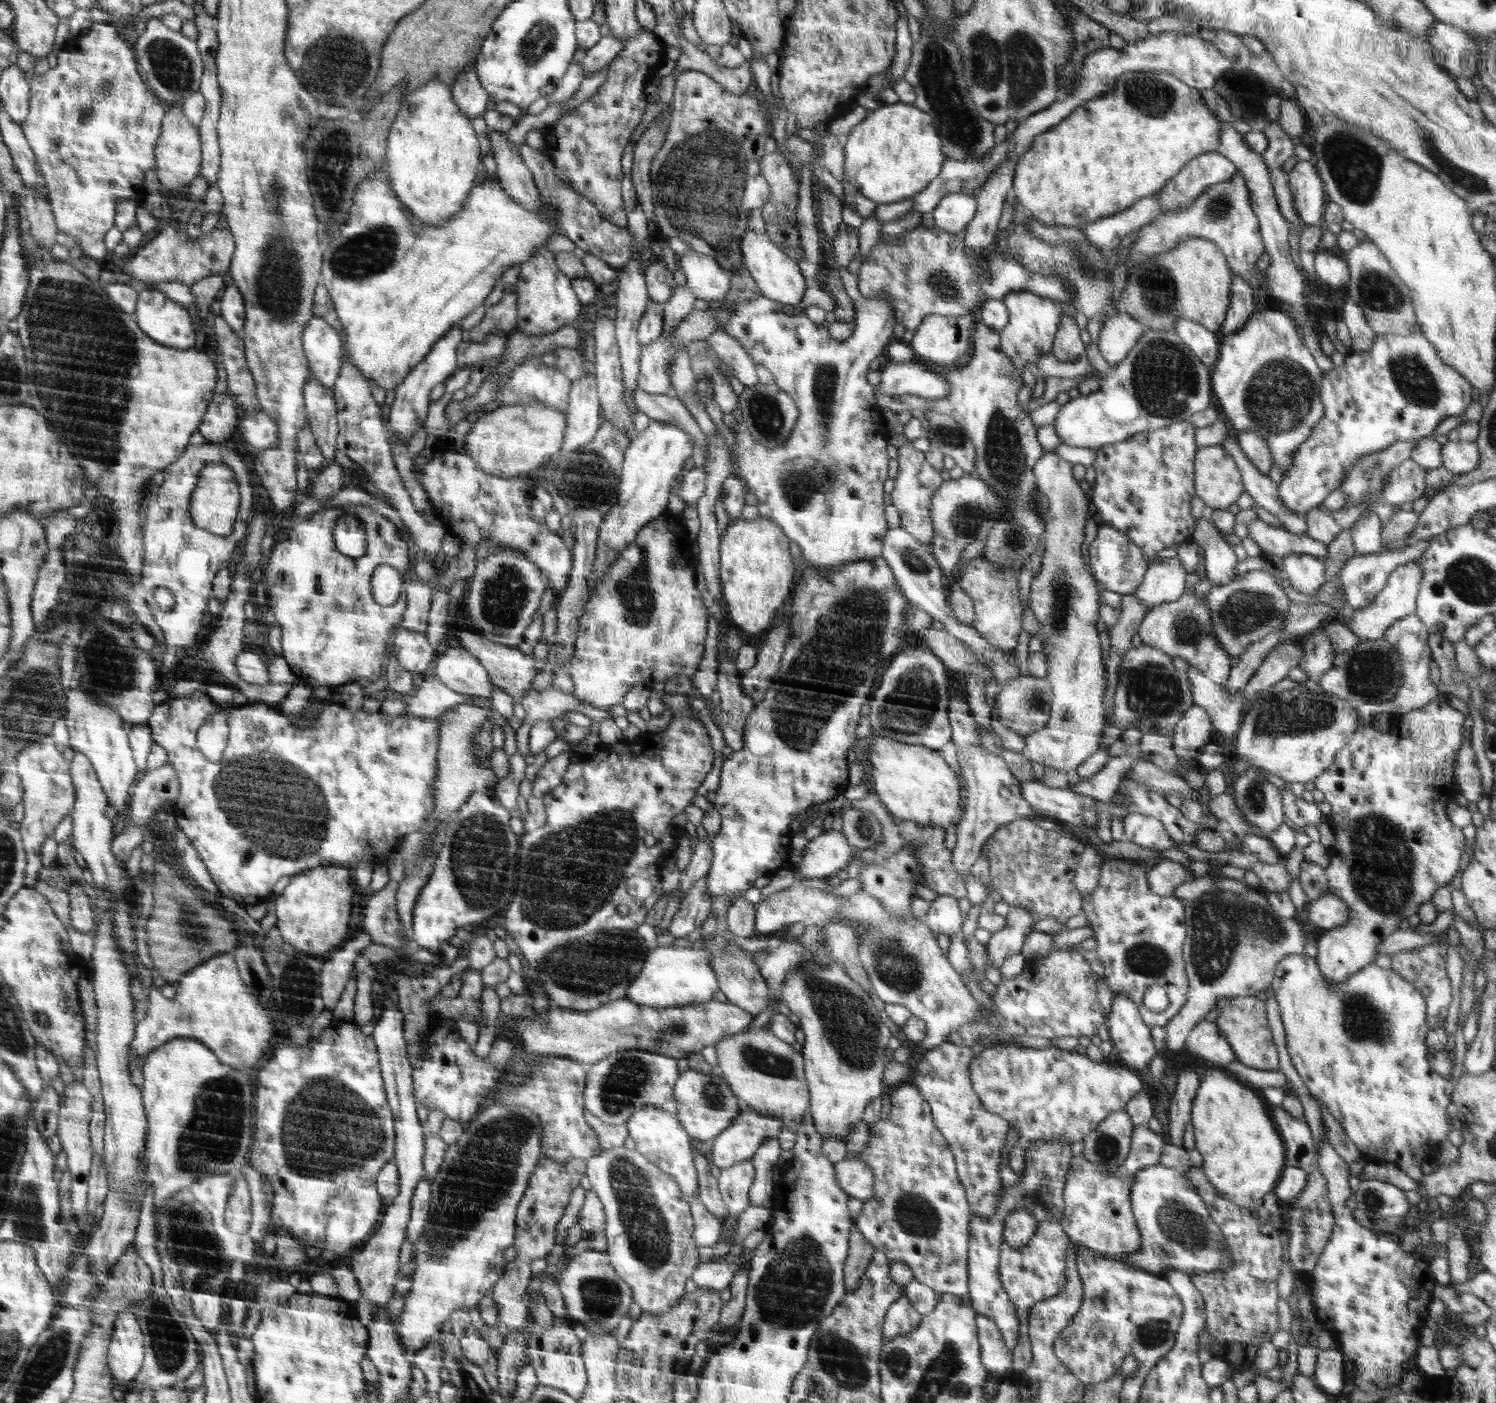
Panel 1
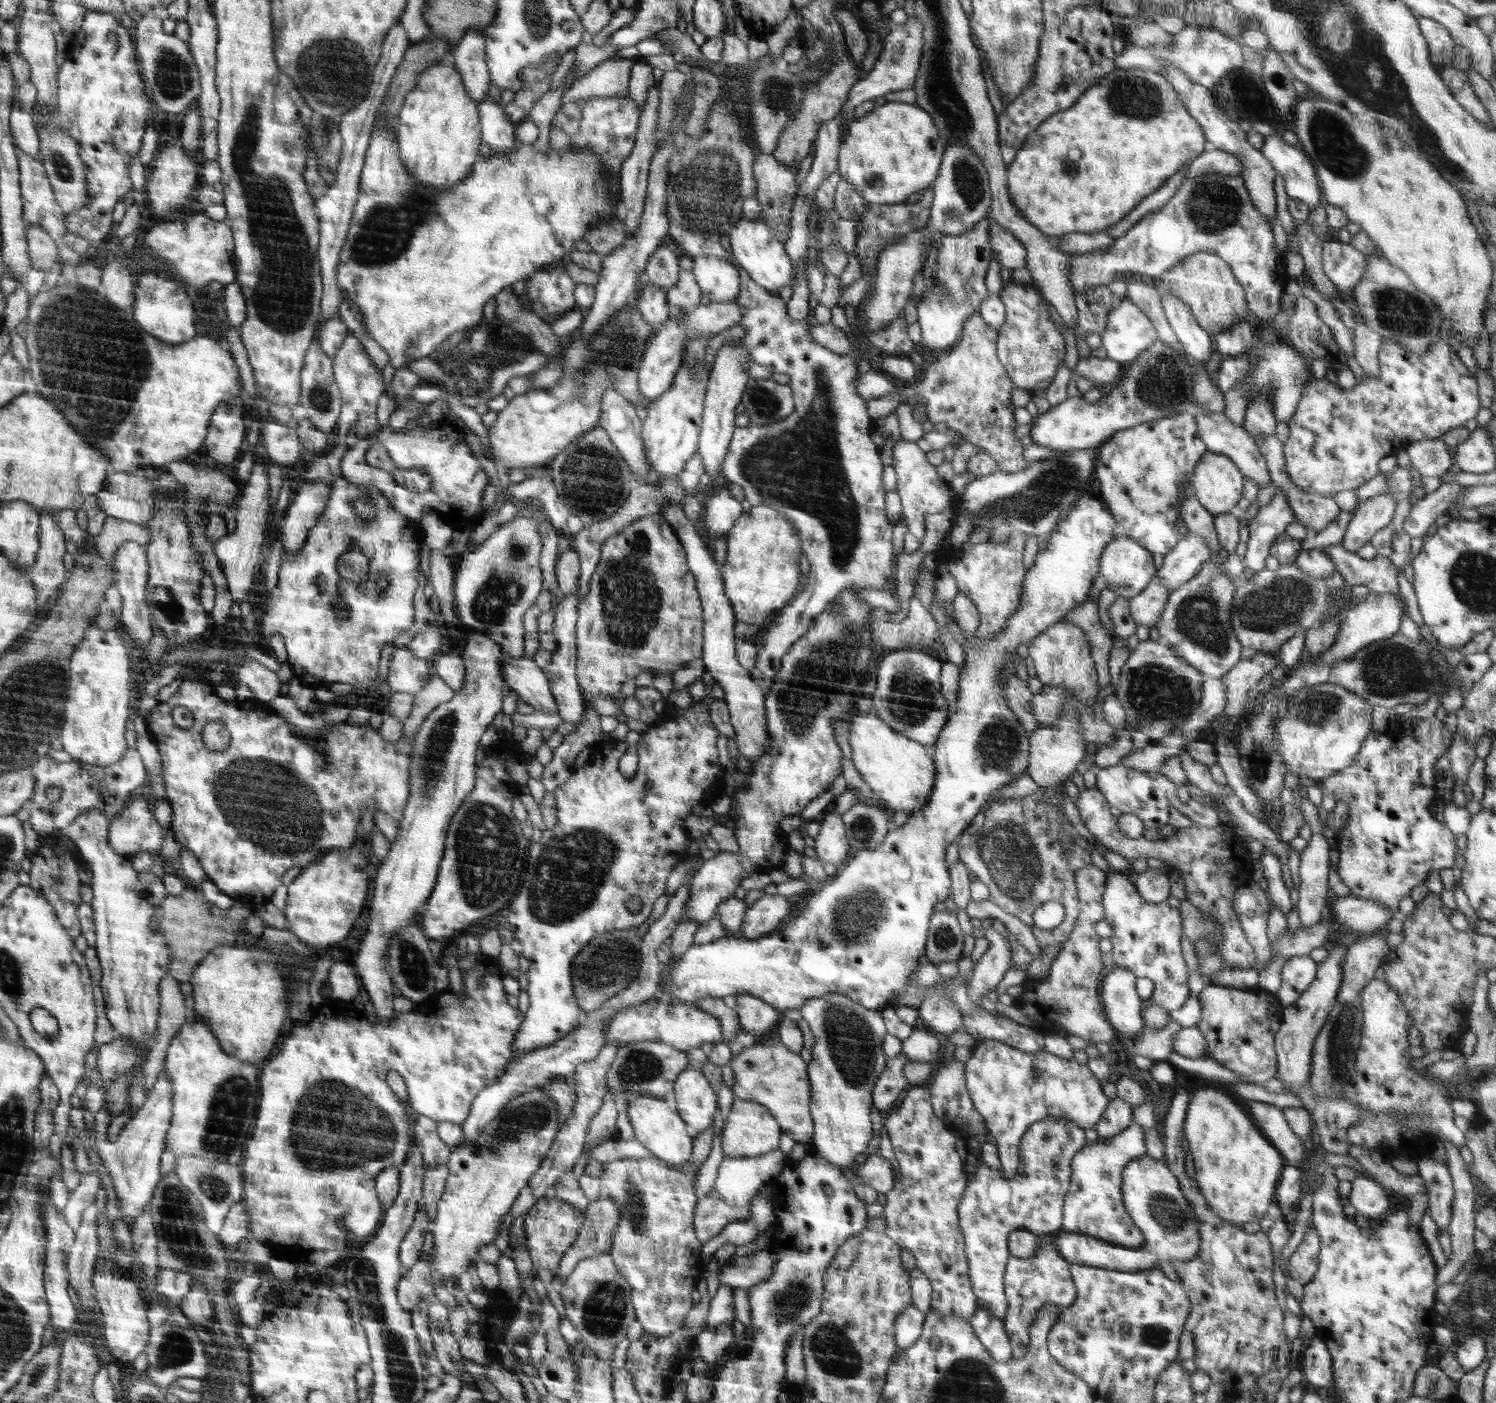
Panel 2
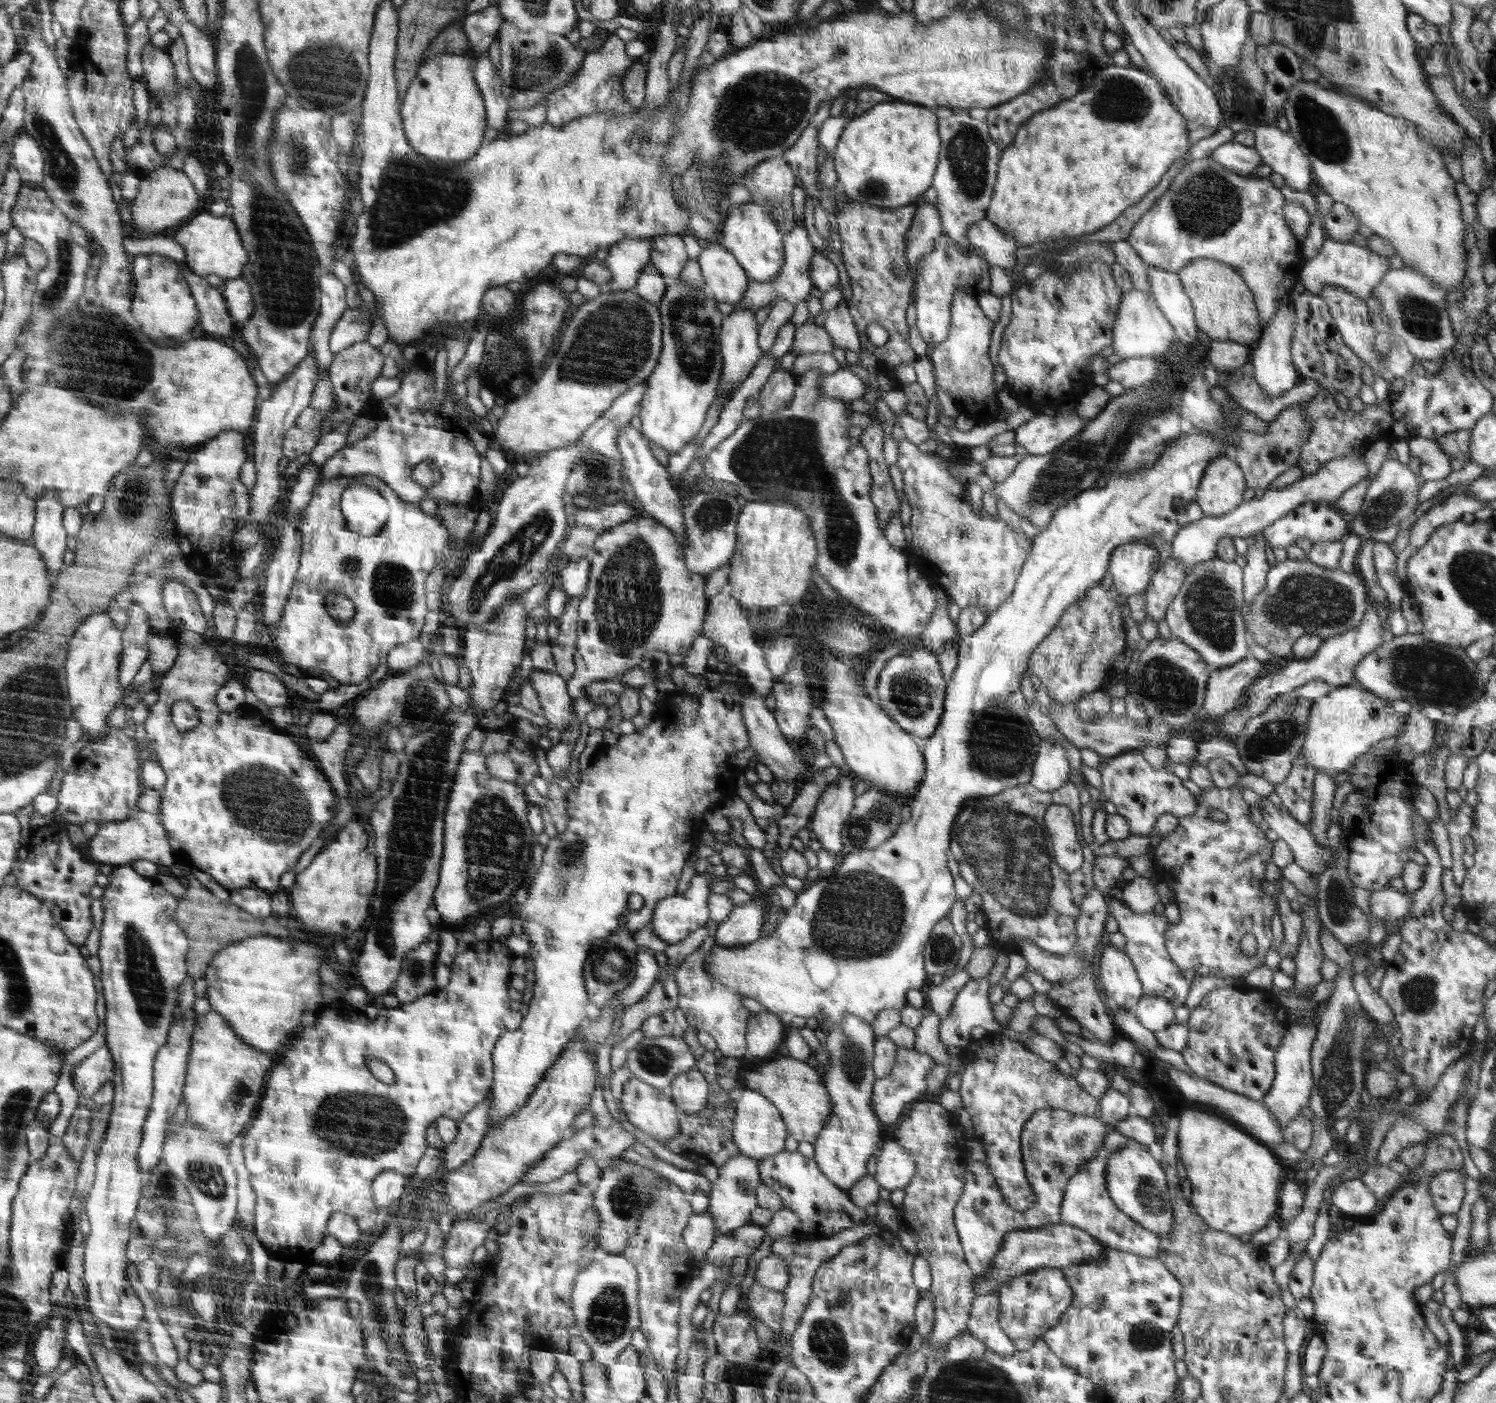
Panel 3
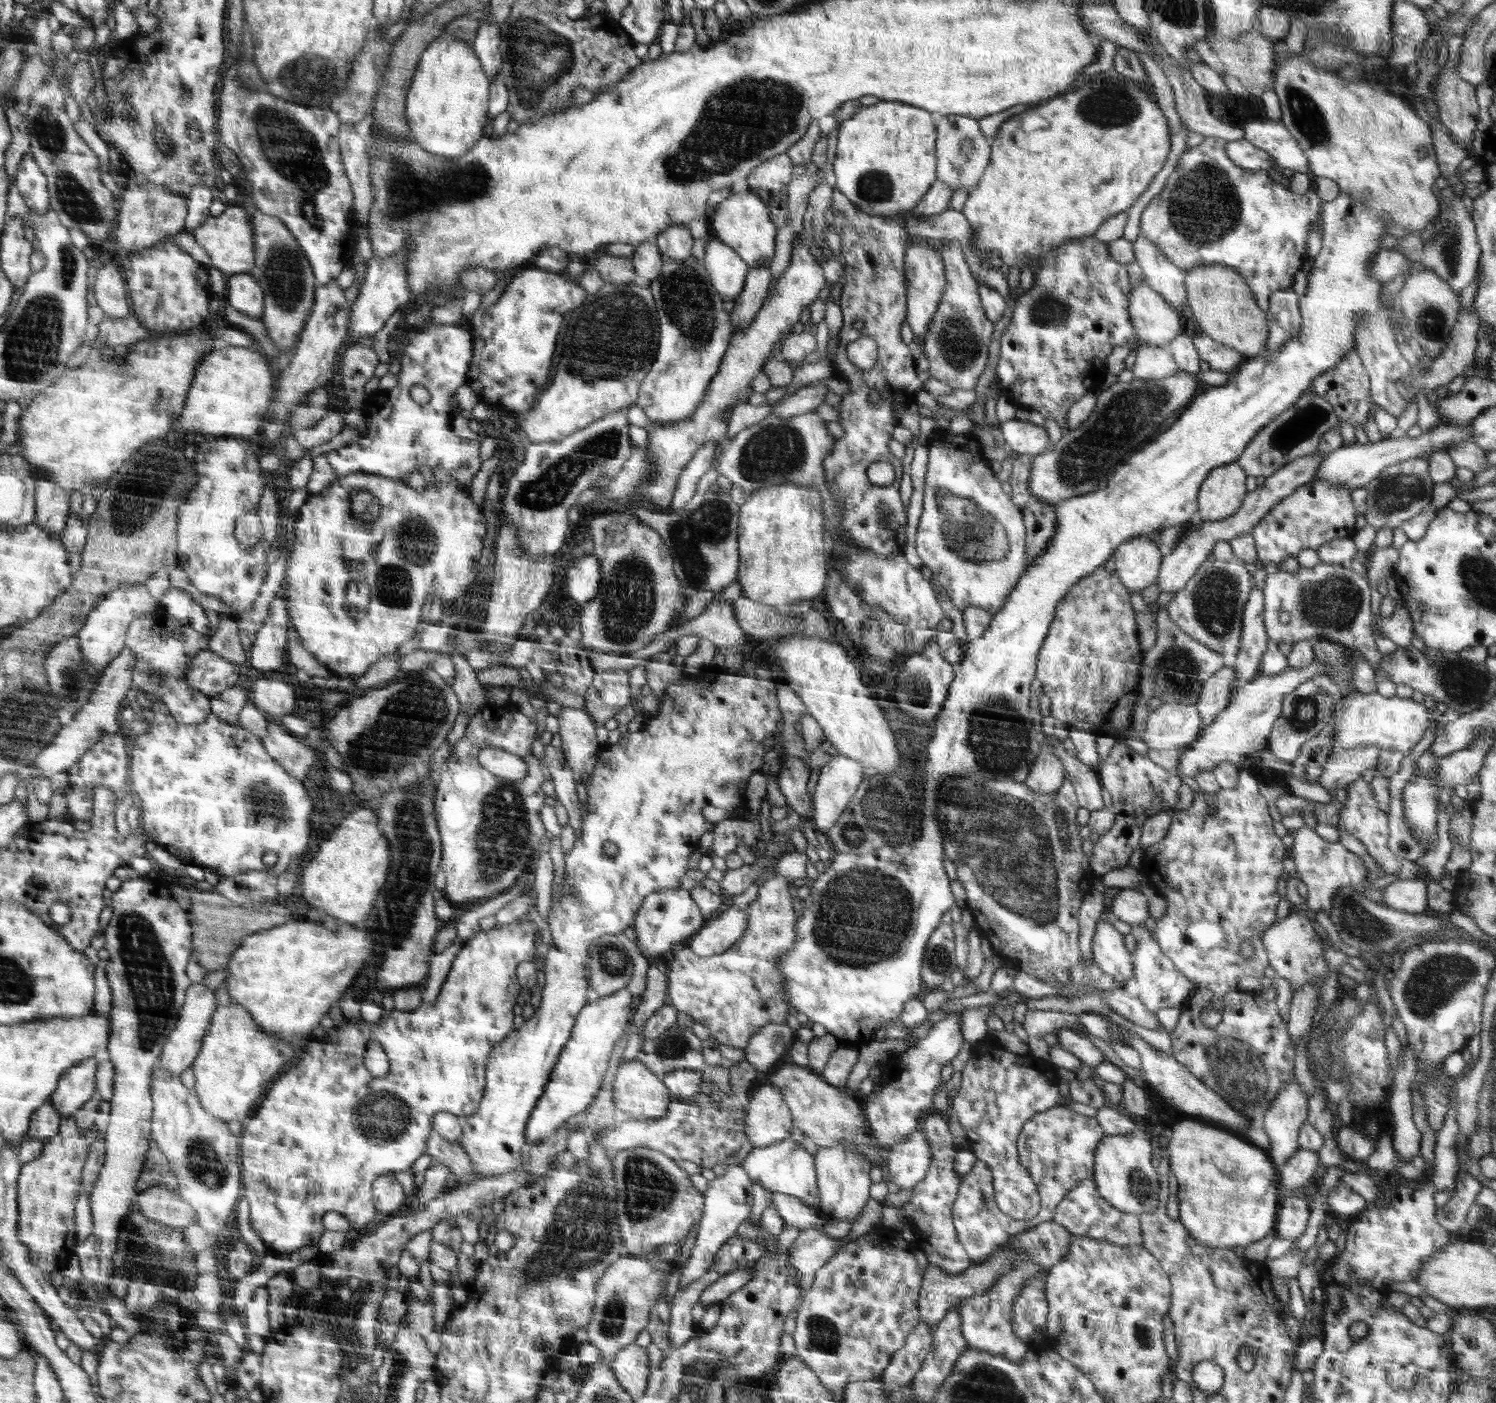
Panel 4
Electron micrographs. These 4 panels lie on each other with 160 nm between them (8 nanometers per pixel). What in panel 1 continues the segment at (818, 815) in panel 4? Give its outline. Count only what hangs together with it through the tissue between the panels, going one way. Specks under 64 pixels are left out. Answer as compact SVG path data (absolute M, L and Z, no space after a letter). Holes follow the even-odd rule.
M831 829L810 840L802 856L802 863L792 866L797 880L813 877L824 880L830 872L838 873L849 866L852 848L842 832Z

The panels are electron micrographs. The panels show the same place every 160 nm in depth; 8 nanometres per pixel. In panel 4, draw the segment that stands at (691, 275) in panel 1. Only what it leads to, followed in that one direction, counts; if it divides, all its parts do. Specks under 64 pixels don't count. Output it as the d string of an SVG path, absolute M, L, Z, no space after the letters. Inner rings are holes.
M713 239L706 245L703 263L724 301L734 301L742 293L750 266L735 249L720 239Z

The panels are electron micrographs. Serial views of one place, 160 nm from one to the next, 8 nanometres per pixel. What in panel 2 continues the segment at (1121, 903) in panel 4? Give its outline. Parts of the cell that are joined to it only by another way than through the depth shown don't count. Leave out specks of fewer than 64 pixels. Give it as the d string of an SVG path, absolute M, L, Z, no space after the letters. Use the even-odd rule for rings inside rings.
M1148 868L1135 874L1135 887L1140 897L1150 903L1165 902L1171 896L1169 872Z

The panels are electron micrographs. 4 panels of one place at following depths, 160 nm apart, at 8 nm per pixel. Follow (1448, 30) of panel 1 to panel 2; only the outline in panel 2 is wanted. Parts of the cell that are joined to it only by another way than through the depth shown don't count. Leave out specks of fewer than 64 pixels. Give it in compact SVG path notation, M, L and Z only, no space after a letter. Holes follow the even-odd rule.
M1419 17L1417 21L1428 43L1430 60L1438 67L1452 66L1455 40L1448 30L1431 18Z

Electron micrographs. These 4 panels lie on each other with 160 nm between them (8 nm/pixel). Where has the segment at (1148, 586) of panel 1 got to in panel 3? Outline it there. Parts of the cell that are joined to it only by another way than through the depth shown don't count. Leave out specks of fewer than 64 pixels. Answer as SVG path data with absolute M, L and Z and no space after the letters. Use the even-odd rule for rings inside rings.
M1342 455L1324 463L1319 471L1311 475L1304 475L1299 480L1286 486L1283 490L1266 489L1266 492L1260 498L1254 496L1252 500L1242 501L1232 512L1227 512L1222 516L1205 516L1195 523L1186 524L1174 535L1170 541L1172 545L1172 558L1182 562L1185 571L1188 572L1196 564L1208 562L1217 558L1216 546L1221 538L1229 536L1232 539L1236 537L1252 537L1276 522L1280 517L1286 516L1296 507L1308 501L1335 501L1342 496L1349 488L1356 486L1362 480L1368 478L1368 464L1364 459Z

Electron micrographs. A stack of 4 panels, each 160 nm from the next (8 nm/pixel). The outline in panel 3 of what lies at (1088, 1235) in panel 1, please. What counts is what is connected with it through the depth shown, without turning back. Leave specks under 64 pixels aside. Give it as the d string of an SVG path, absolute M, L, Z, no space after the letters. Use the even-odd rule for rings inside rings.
M1109 1130L1103 1146L1090 1160L1078 1169L1066 1185L1061 1204L1060 1220L1062 1223L1082 1229L1109 1249L1117 1249L1146 1258L1156 1258L1159 1252L1159 1236L1141 1227L1125 1212L1122 1212L1111 1199L1107 1189L1107 1160L1113 1152L1119 1151L1132 1141L1117 1130Z

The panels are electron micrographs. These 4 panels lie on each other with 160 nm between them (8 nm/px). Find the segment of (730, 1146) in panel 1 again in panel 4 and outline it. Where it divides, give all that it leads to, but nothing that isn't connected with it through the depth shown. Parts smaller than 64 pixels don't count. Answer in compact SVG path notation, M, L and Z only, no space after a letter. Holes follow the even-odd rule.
M763 1082L754 1089L745 1107L745 1133L760 1148L783 1141L790 1135L793 1118L782 1091Z

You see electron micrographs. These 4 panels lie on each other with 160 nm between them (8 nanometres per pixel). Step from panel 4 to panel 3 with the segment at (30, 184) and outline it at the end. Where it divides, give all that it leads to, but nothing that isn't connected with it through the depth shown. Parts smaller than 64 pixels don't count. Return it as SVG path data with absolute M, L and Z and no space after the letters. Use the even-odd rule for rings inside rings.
M27 132L16 136L13 164L18 167L25 182L45 182L45 156L37 140Z

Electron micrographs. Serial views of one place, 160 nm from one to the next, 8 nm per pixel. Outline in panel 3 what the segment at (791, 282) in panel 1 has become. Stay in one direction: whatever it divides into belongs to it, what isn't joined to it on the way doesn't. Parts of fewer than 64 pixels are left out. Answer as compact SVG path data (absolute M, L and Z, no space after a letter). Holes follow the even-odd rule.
M754 201L732 205L723 222L721 235L720 243L733 253L739 263L743 265L751 282L764 285L779 275L786 262L784 235L772 222L770 215L763 209L763 205L756 204Z

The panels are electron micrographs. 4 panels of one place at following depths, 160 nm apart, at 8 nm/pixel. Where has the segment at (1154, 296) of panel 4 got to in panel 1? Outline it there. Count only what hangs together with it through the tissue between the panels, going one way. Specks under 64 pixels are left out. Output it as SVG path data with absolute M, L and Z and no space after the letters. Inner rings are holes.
M1122 310L1103 323L1097 345L1104 360L1114 368L1127 358L1147 328Z

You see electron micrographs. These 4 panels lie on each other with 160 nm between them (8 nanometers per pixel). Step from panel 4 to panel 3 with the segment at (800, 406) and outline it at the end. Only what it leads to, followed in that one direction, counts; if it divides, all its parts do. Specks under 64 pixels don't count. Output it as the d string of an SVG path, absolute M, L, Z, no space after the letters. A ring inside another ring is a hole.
M841 368L833 374L824 375L820 380L819 392L825 396L834 396L848 401L862 398L867 394L862 380L849 368Z

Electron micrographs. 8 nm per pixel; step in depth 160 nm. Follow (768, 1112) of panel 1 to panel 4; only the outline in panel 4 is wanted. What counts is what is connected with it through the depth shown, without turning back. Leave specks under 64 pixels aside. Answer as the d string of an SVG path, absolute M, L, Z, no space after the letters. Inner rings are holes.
M794 1064L767 1074L761 1078L760 1084L763 1082L770 1083L782 1091L784 1100L792 1113L793 1126L800 1128L806 1138L814 1141L819 1147L847 1144L849 1148L859 1148L859 1152L865 1152L872 1166L886 1169L884 1164L886 1160L880 1156L880 1150L876 1148L876 1144L872 1144L868 1136L864 1136L868 1132L864 1112L860 1110L858 1104L854 1106L850 1094L848 1096L842 1094L838 1087L825 1081L814 1070Z

